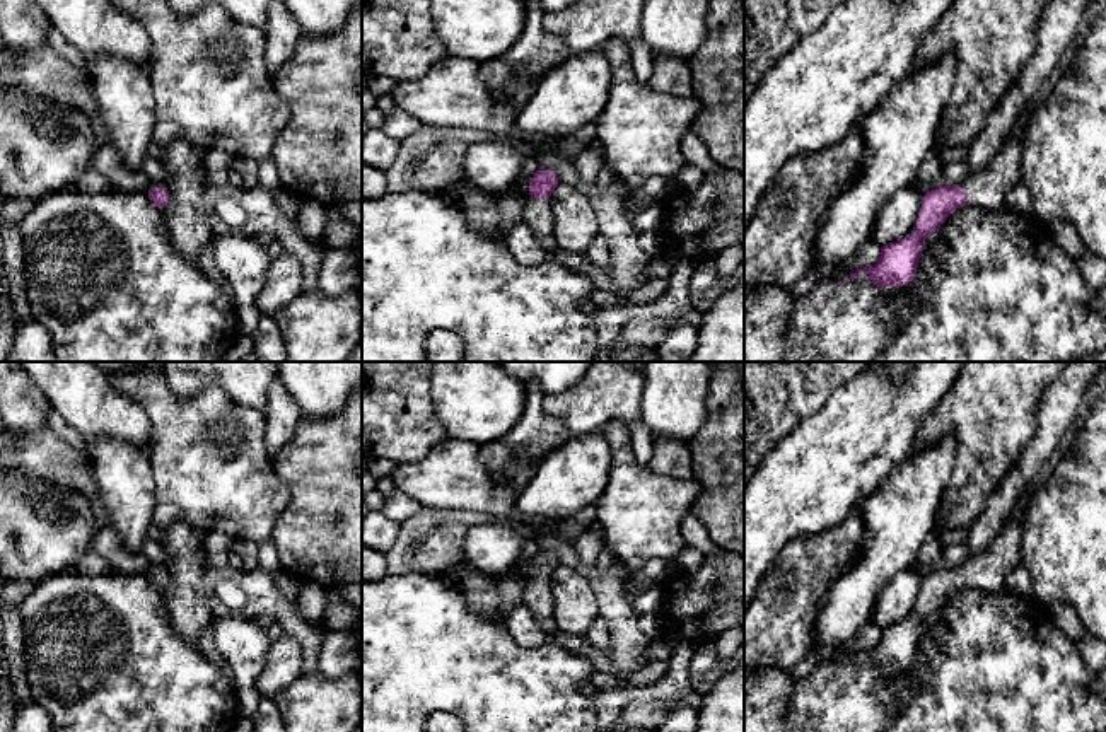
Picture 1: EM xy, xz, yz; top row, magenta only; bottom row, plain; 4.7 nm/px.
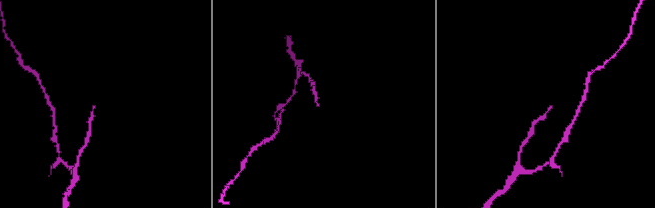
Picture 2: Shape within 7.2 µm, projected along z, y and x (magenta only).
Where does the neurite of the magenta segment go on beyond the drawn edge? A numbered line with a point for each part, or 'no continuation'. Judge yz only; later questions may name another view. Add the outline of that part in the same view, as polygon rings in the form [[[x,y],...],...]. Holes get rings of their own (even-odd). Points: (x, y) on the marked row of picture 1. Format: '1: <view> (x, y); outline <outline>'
1: yz (987, 190); outline [[[1021,131],[1002,147],[987,171],[975,172],[959,183],[968,203],[998,210],[1004,206],[1005,195],[1021,181]]]

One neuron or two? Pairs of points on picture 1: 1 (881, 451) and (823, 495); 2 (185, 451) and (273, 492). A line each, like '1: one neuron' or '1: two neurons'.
1: one neuron
2: one neuron

